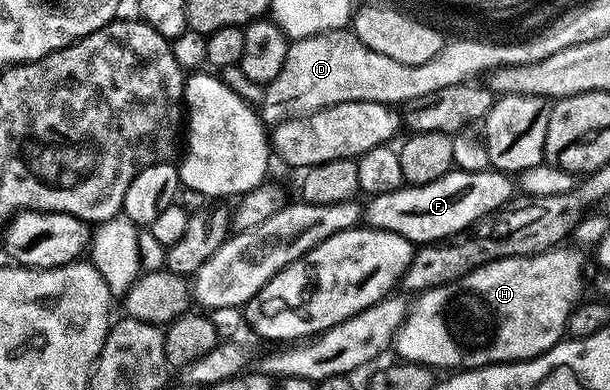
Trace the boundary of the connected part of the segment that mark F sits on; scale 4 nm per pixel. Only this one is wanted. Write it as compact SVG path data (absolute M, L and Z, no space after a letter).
M453 168L446 176L434 180L434 184L422 184L421 186L405 185L394 192L378 194L367 199L362 214L367 225L374 230L394 232L398 236L406 236L413 244L425 242L440 242L458 231L466 229L472 222L478 221L482 216L493 214L496 210L505 209L513 201L514 182L509 175L491 168L482 172L466 172Z

